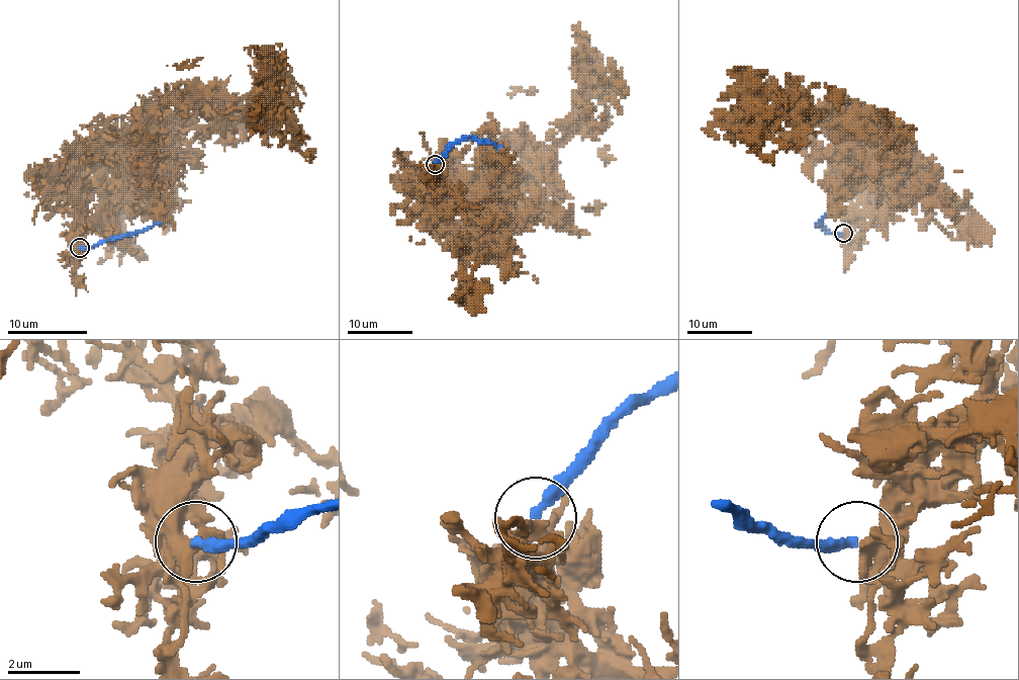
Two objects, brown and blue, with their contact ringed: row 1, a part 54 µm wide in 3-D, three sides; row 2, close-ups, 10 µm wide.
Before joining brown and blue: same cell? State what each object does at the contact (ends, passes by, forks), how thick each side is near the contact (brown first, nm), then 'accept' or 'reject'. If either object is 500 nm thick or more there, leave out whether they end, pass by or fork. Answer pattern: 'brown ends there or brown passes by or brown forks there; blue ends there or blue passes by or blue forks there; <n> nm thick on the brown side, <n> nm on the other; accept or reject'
brown passes by; blue ends there; 360 nm thick on the brown side, 300 nm on the other; reject

